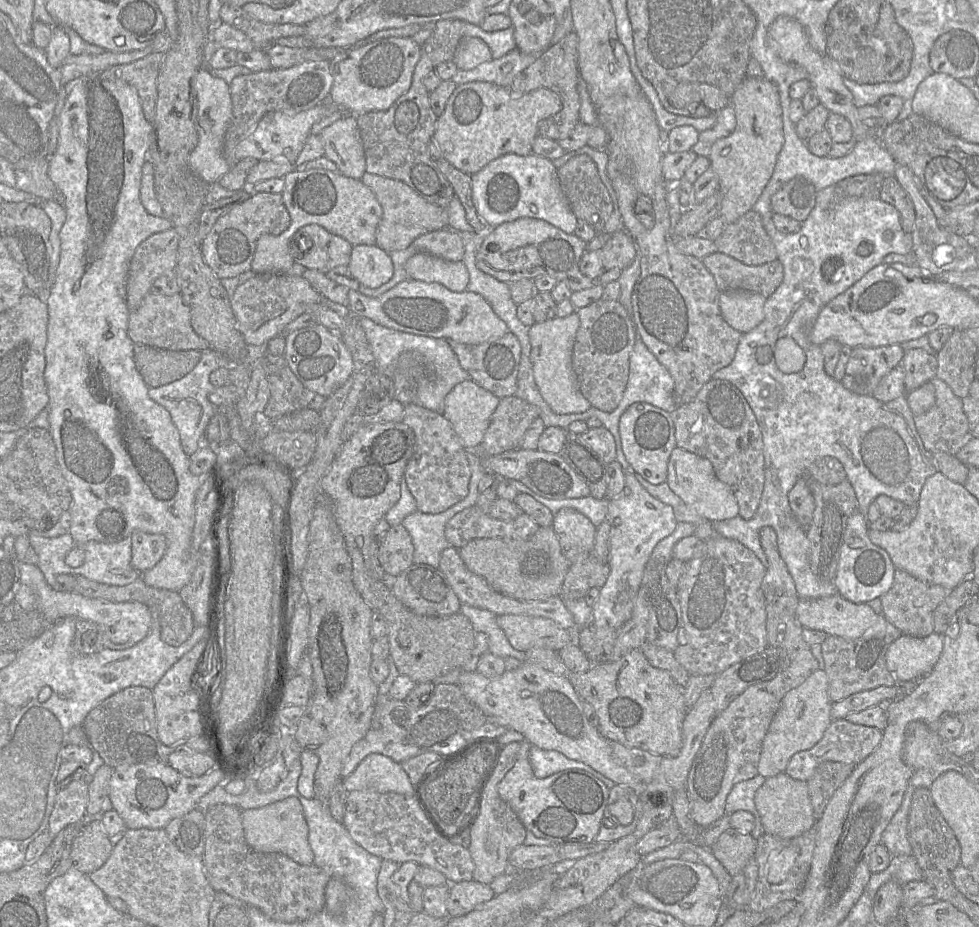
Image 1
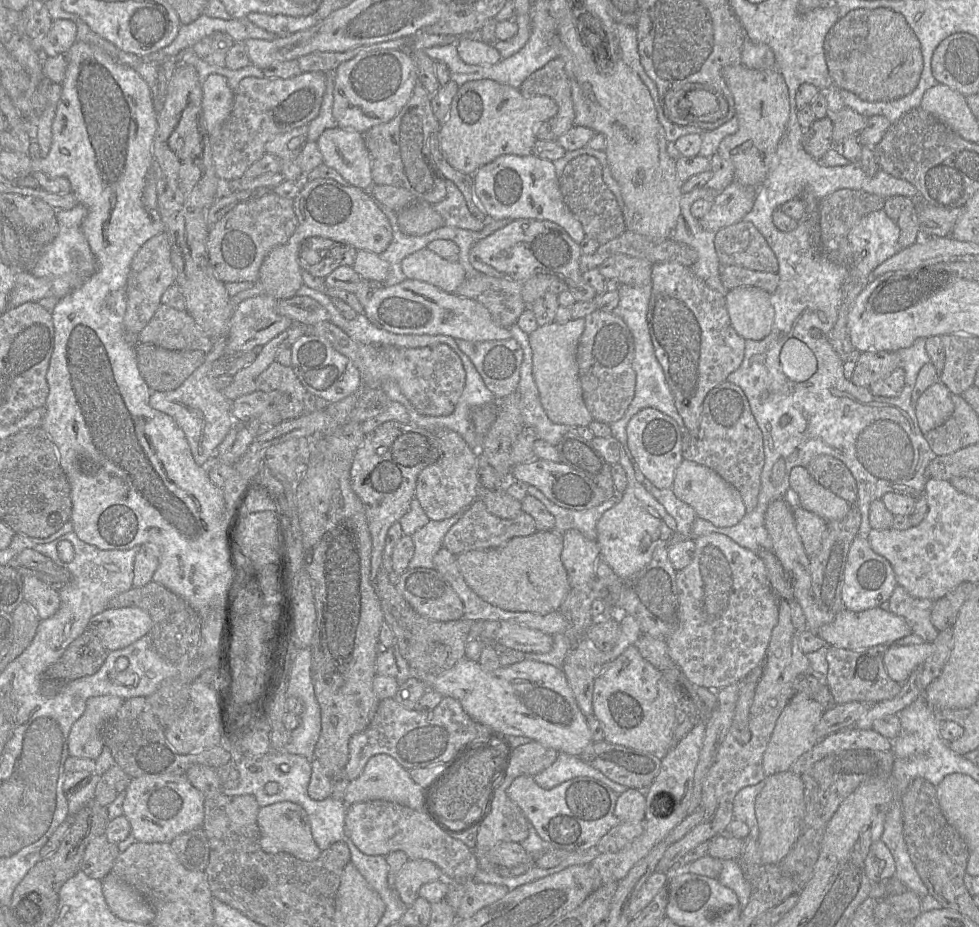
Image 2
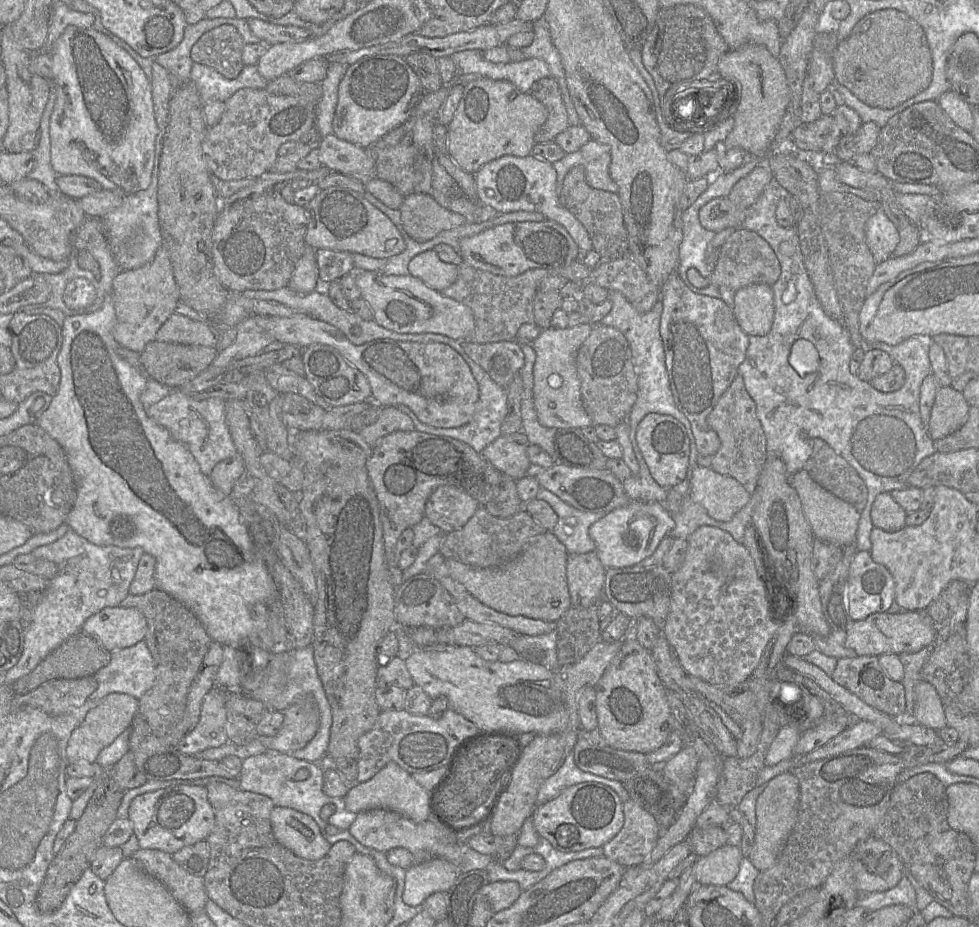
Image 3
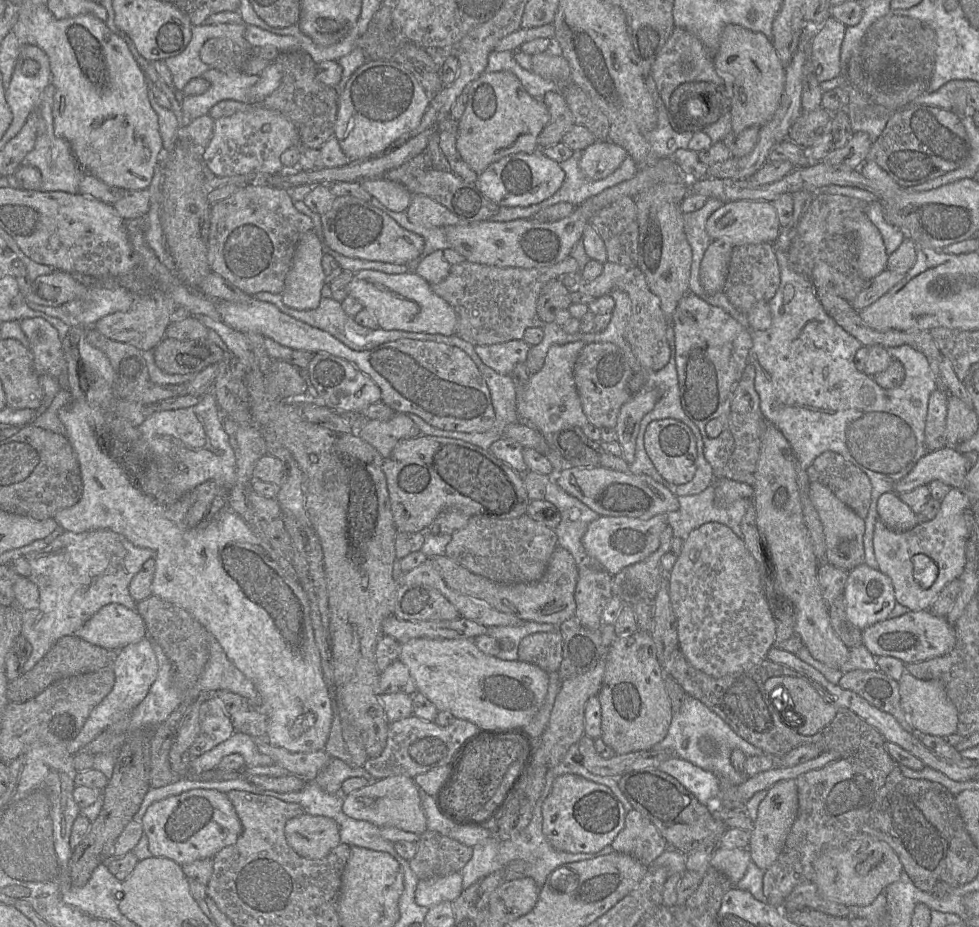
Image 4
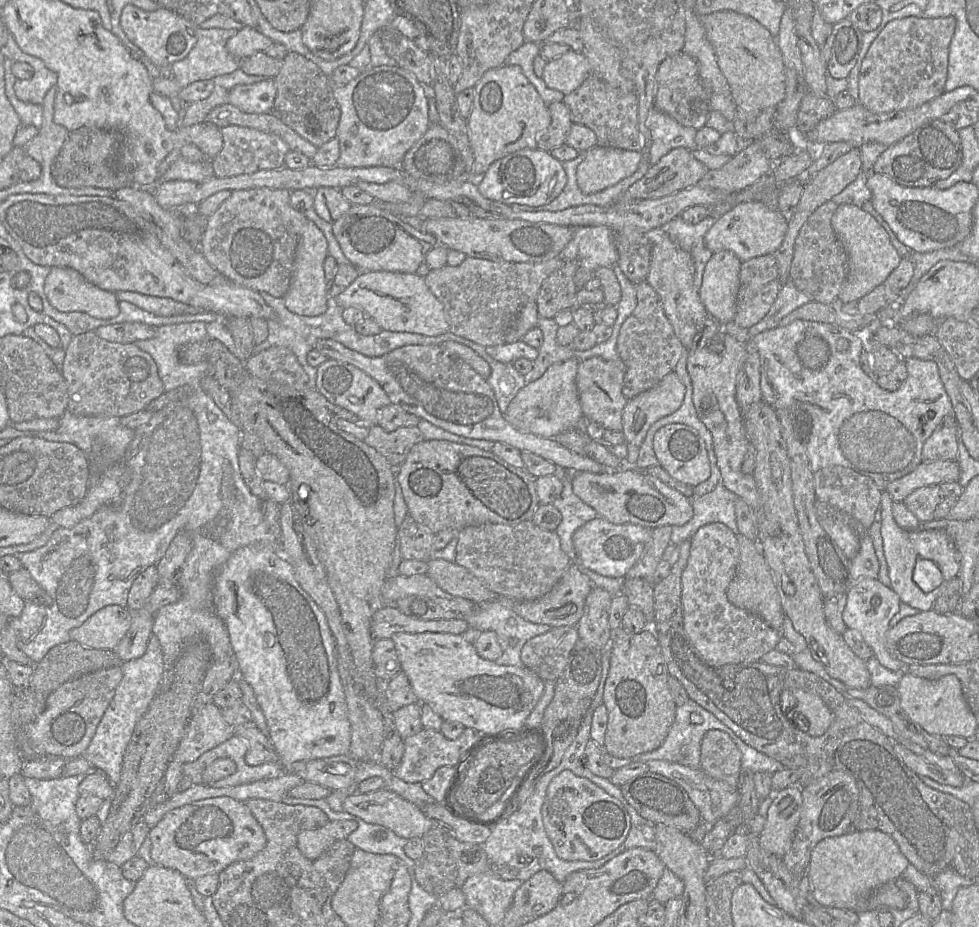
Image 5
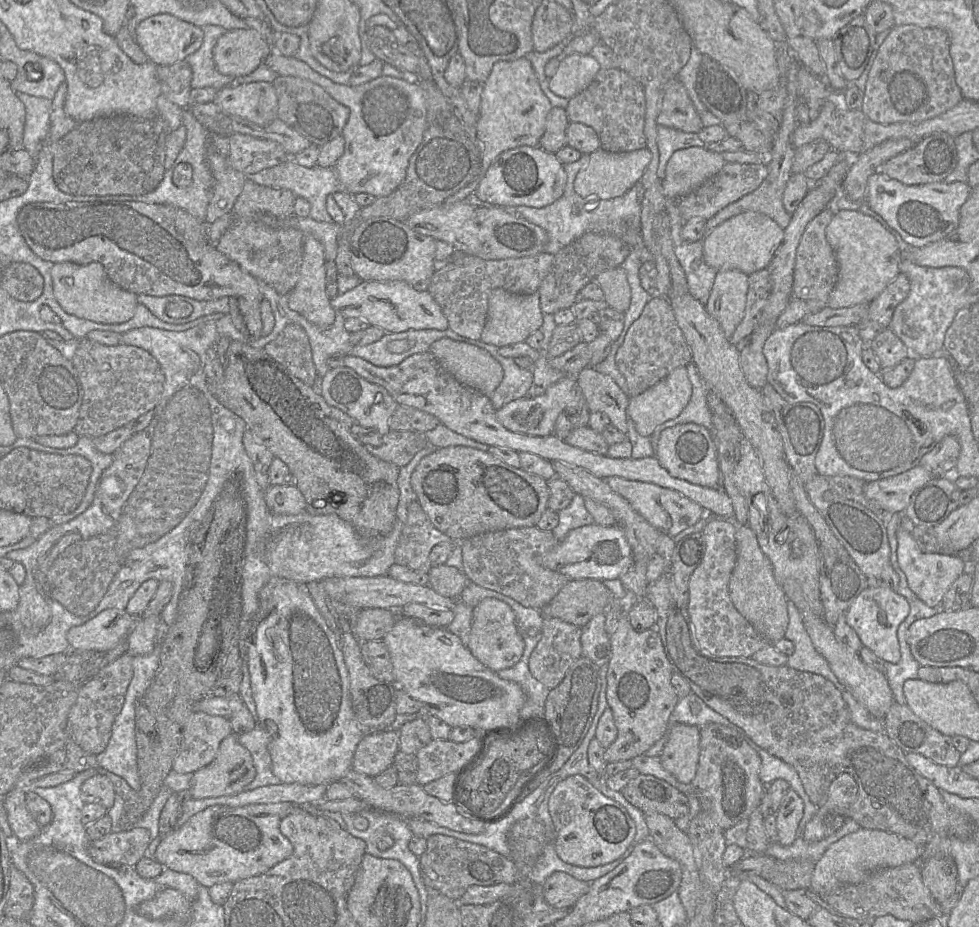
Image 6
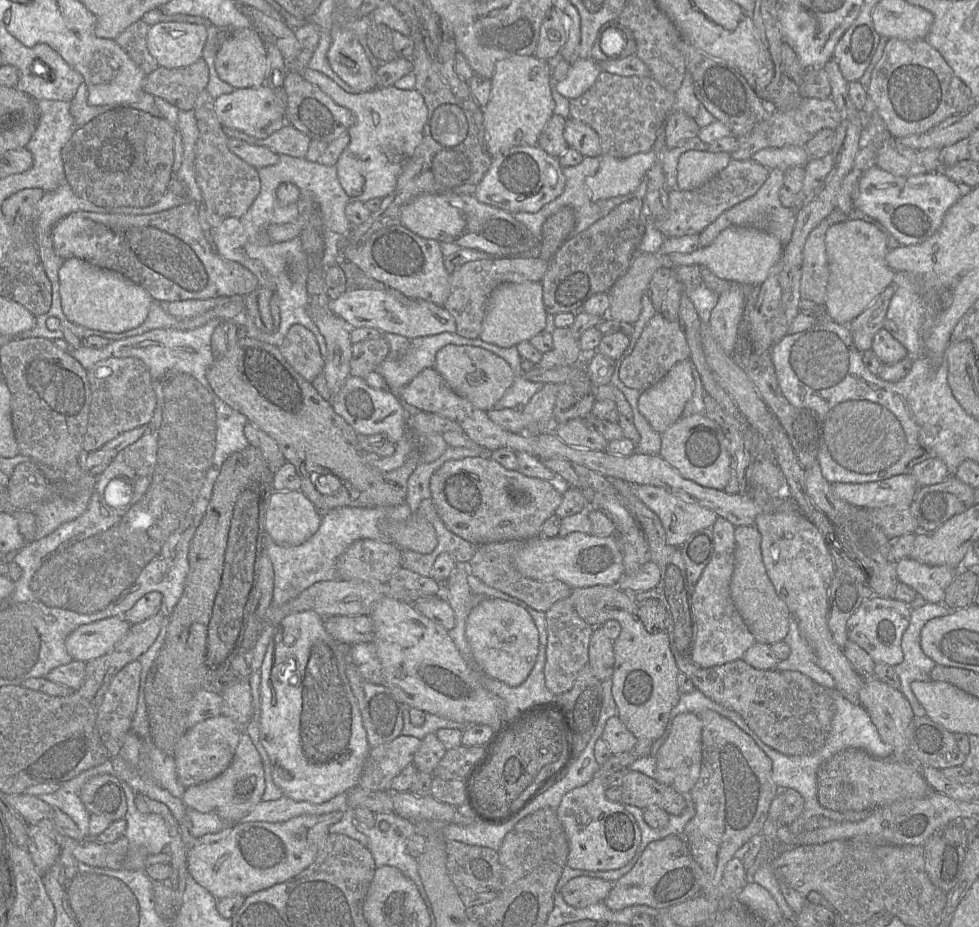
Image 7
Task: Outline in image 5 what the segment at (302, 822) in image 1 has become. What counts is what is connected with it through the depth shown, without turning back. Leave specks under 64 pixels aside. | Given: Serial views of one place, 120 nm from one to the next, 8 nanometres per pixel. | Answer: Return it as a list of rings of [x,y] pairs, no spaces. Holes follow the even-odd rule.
[[[329,820],[322,827],[301,831],[297,836],[297,847],[305,858],[315,860],[357,827],[353,820]]]

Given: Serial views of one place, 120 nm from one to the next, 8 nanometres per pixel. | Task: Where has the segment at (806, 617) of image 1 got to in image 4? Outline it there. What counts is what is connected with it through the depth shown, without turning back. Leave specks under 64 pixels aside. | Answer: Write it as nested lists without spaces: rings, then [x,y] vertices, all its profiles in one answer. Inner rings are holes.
[[[929,610],[909,611],[899,617],[887,618],[862,630],[862,644],[875,657],[891,656],[900,659],[903,663],[909,664],[921,662],[939,657],[950,652],[956,642],[953,625],[949,624],[946,617],[932,614]]]

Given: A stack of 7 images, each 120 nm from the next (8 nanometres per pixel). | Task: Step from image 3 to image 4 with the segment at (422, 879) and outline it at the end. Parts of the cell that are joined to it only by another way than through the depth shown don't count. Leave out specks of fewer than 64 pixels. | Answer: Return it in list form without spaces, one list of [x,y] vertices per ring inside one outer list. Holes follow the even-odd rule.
[[[455,872],[443,877],[419,880],[415,901],[419,906],[430,908],[443,901],[453,902],[462,891],[462,875]]]

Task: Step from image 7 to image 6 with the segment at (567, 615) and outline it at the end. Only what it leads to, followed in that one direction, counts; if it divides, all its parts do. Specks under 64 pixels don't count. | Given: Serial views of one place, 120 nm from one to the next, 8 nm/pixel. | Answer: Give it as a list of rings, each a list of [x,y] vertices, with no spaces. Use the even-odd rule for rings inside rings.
[[[544,617],[542,638],[532,651],[531,674],[550,690],[564,678],[569,667],[582,656],[582,628],[558,618]]]

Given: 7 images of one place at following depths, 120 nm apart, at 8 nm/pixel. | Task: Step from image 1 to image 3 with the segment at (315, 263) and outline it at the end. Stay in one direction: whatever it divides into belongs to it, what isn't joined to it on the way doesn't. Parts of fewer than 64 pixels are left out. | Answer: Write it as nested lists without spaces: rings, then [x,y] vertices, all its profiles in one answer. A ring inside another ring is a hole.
[[[317,249],[316,260],[319,269],[319,279],[332,282],[355,272],[351,252]]]

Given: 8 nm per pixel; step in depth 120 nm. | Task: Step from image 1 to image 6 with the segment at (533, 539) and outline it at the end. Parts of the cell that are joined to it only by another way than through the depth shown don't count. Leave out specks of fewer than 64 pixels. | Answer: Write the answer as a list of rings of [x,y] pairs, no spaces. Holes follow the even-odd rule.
[[[447,564],[432,566],[428,573],[429,585],[442,596],[458,600],[469,579],[465,573]],[[569,580],[540,612],[543,617],[558,618],[582,628],[595,615],[606,613],[615,601],[620,600],[600,580]]]

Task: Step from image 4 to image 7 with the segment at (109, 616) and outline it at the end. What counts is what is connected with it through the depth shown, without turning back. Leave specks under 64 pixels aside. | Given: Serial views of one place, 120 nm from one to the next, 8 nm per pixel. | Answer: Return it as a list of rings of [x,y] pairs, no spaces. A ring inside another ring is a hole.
[[[122,616],[81,625],[67,636],[67,652],[73,659],[83,662],[101,657],[114,649],[130,626]]]

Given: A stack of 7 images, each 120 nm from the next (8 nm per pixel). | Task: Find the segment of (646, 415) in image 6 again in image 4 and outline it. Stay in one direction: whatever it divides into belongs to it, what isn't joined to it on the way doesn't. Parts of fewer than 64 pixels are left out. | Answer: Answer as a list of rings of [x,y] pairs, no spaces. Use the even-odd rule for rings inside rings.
[[[643,387],[620,410],[615,430],[622,448],[622,458],[630,465],[635,460],[636,438],[642,418],[653,410],[662,393],[655,387]]]

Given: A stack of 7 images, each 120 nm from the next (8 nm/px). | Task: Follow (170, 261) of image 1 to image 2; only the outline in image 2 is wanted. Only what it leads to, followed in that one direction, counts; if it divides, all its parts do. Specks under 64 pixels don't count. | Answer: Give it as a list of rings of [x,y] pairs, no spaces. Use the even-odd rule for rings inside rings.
[[[163,231],[146,241],[134,256],[127,279],[127,309],[124,315],[124,329],[128,340],[136,345],[141,330],[151,320],[161,304],[166,289],[176,283],[175,269],[171,260],[171,247],[168,234]]]

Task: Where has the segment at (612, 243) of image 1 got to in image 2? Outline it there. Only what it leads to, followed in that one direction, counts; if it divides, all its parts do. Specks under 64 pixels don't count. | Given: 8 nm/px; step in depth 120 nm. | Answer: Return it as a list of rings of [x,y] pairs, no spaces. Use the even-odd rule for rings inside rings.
[[[615,254],[606,259],[599,267],[606,279],[617,280],[620,284],[645,286],[651,284],[652,263],[625,254]]]

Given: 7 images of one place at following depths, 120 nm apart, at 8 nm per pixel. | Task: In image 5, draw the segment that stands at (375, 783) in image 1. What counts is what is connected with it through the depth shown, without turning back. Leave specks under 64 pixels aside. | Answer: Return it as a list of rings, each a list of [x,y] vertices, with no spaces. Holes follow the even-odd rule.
[[[386,788],[366,793],[355,792],[344,799],[343,808],[367,823],[384,826],[397,836],[406,839],[422,837],[432,828],[431,821],[417,805]]]

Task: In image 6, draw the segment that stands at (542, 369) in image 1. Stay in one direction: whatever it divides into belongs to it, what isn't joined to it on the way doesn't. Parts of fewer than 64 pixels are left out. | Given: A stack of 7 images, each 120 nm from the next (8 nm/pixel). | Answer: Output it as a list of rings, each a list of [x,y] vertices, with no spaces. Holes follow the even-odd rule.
[[[565,375],[537,397],[523,397],[514,400],[496,411],[497,420],[509,431],[529,436],[549,436],[554,432],[555,422],[567,407],[577,405],[582,398],[576,377]]]

